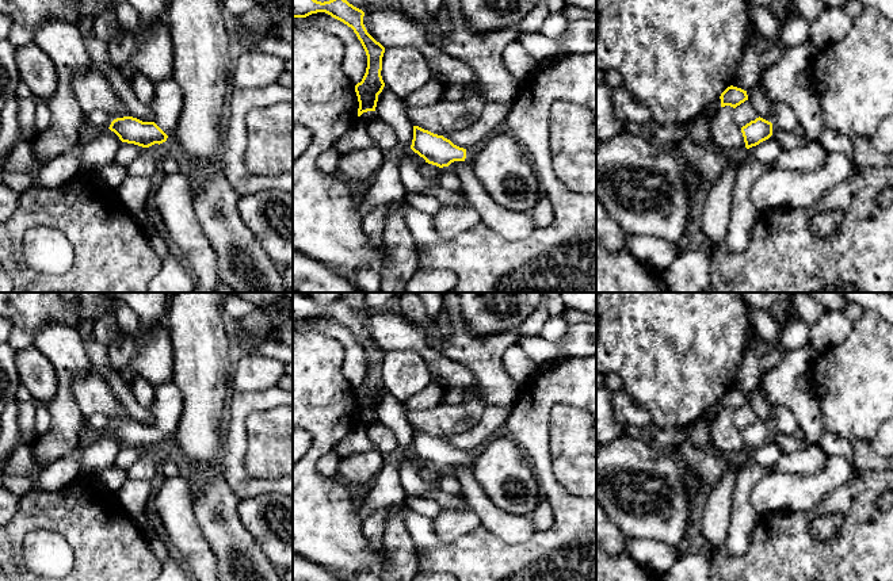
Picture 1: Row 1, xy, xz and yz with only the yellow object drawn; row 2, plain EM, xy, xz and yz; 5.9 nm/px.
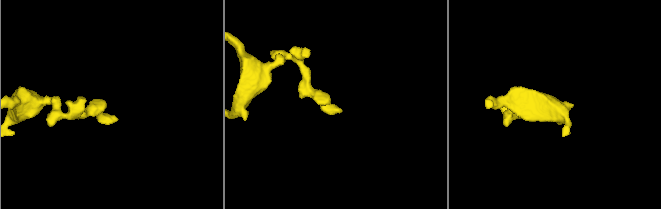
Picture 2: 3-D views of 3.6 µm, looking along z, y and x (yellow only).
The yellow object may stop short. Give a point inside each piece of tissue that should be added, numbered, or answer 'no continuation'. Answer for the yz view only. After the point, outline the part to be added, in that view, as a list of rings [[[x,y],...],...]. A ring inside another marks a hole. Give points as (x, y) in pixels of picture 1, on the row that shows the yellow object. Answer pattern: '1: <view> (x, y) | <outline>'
1: yz (783, 117) | [[[781,100],[774,103],[772,127],[779,127],[787,133],[793,133],[798,126],[798,118],[791,107]]]

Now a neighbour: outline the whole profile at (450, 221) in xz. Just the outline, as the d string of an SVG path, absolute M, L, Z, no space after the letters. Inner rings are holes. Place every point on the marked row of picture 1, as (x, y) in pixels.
M469 202L443 206L432 219L439 236L446 241L481 222L478 211Z

